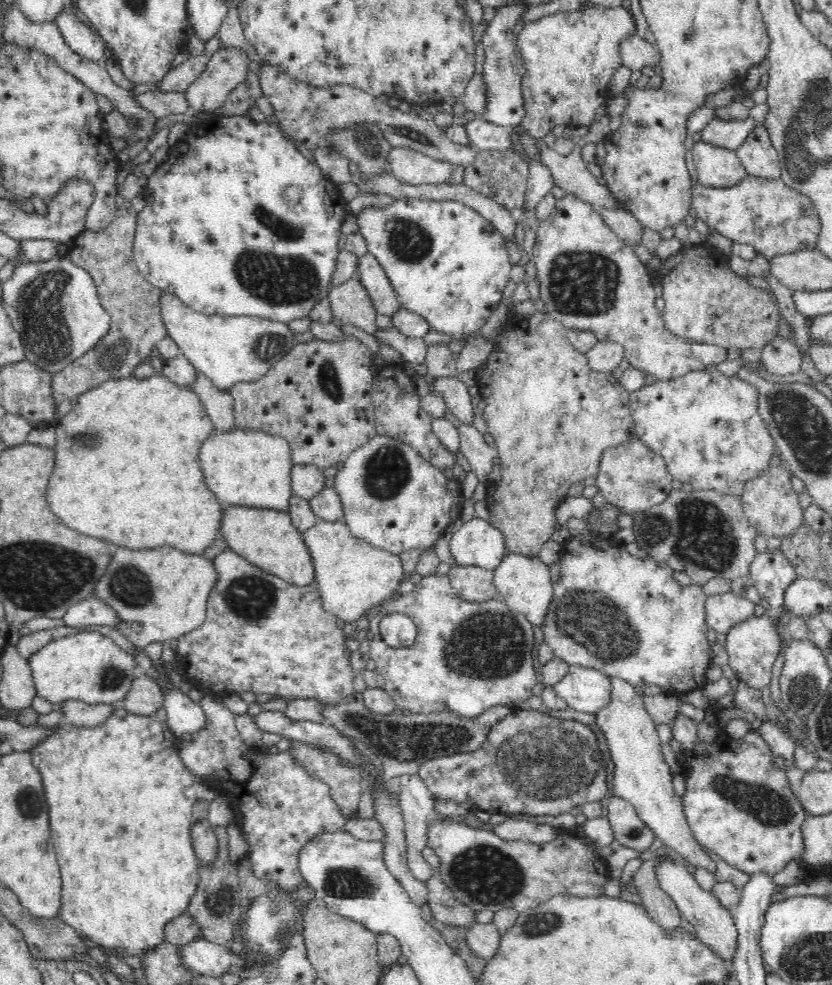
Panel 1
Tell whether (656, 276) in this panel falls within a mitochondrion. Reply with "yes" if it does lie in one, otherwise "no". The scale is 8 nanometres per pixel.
no

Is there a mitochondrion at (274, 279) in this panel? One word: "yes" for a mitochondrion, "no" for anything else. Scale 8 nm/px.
yes

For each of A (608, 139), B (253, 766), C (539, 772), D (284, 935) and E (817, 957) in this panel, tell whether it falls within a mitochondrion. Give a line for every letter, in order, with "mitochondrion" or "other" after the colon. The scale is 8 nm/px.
A: other
B: other
C: mitochondrion
D: other
E: mitochondrion

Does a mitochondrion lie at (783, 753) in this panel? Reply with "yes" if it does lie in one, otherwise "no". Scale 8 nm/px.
no

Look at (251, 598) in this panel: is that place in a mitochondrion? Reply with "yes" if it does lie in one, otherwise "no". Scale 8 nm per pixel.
yes

